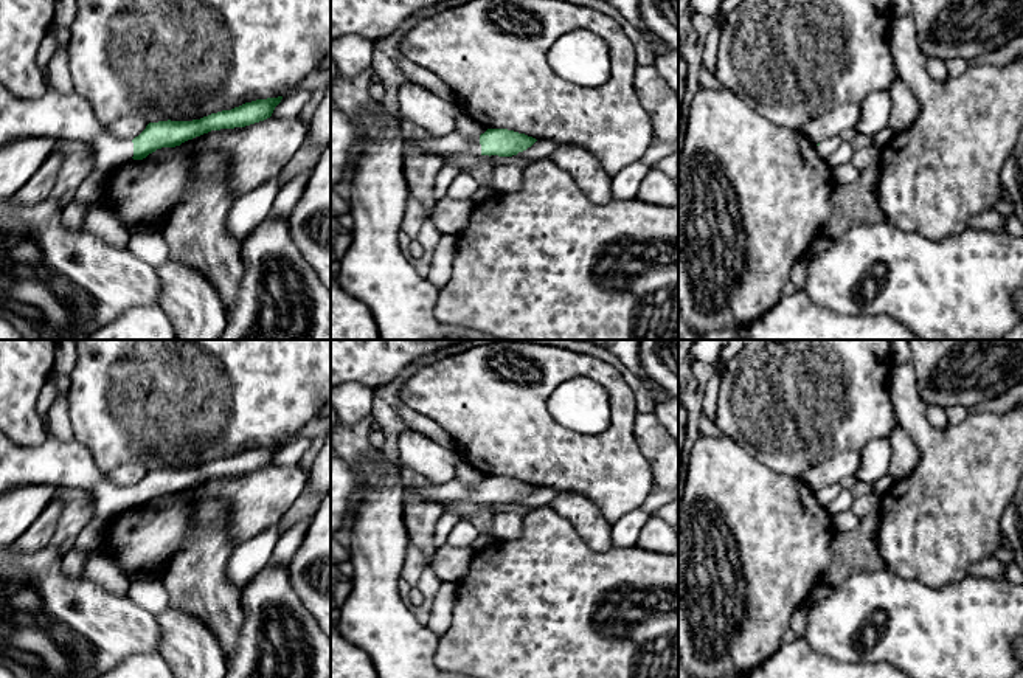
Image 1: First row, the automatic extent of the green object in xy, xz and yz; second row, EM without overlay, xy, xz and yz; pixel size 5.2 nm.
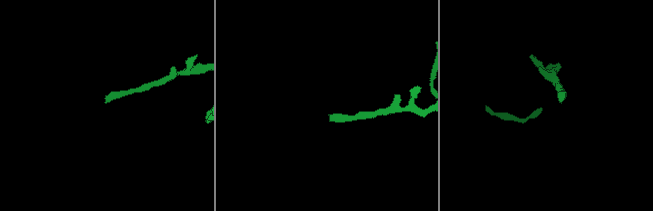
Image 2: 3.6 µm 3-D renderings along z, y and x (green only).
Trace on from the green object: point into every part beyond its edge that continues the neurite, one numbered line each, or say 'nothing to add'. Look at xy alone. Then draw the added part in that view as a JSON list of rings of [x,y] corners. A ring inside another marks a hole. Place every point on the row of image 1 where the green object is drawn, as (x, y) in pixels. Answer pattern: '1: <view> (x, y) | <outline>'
1: xy (61, 117) | [[[51,26],[37,50],[45,93],[34,99],[16,98],[0,82],[0,147],[23,137],[48,137],[85,143],[96,152],[96,168],[81,182],[75,200],[92,203],[104,191],[110,172],[134,160],[132,140],[115,138],[95,116],[93,106],[78,95],[62,95],[50,85],[48,64],[56,54]]]

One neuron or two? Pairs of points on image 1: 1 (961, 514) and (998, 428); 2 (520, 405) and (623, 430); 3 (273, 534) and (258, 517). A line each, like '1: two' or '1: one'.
1: one
2: one
3: two

